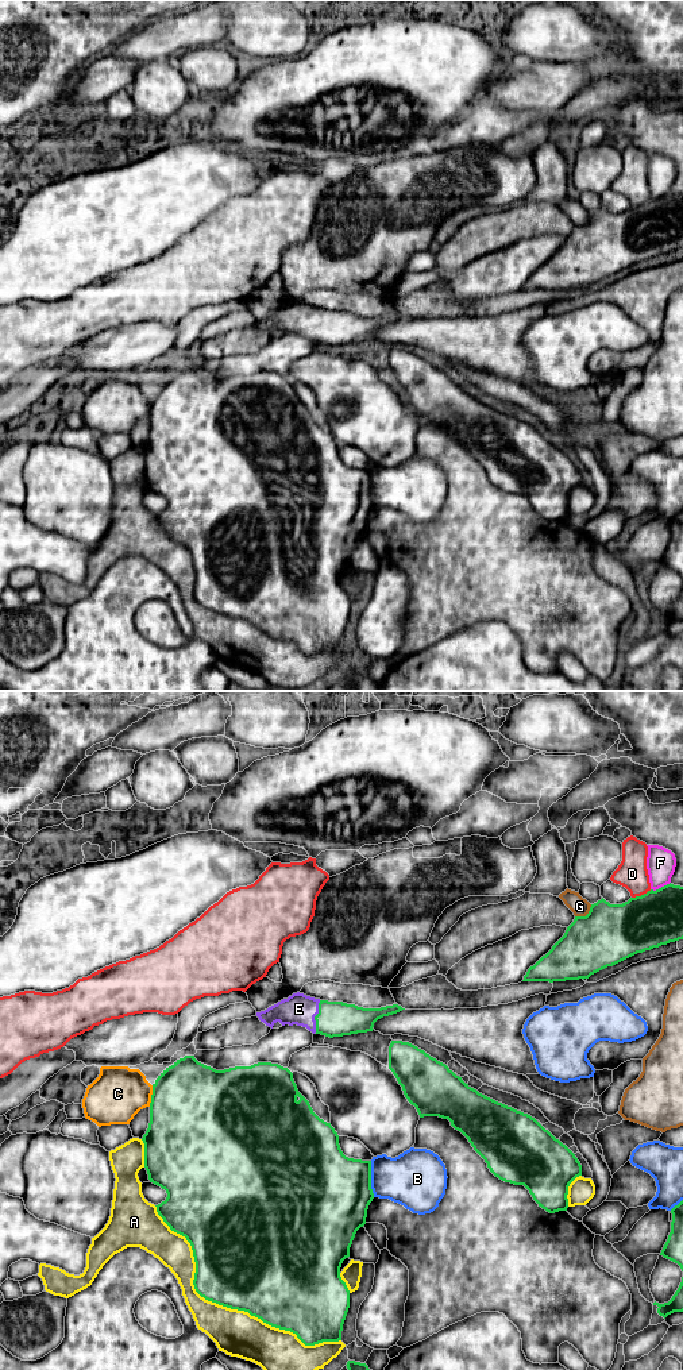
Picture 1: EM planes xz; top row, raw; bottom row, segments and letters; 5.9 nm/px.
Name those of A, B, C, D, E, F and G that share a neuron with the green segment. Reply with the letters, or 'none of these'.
E

